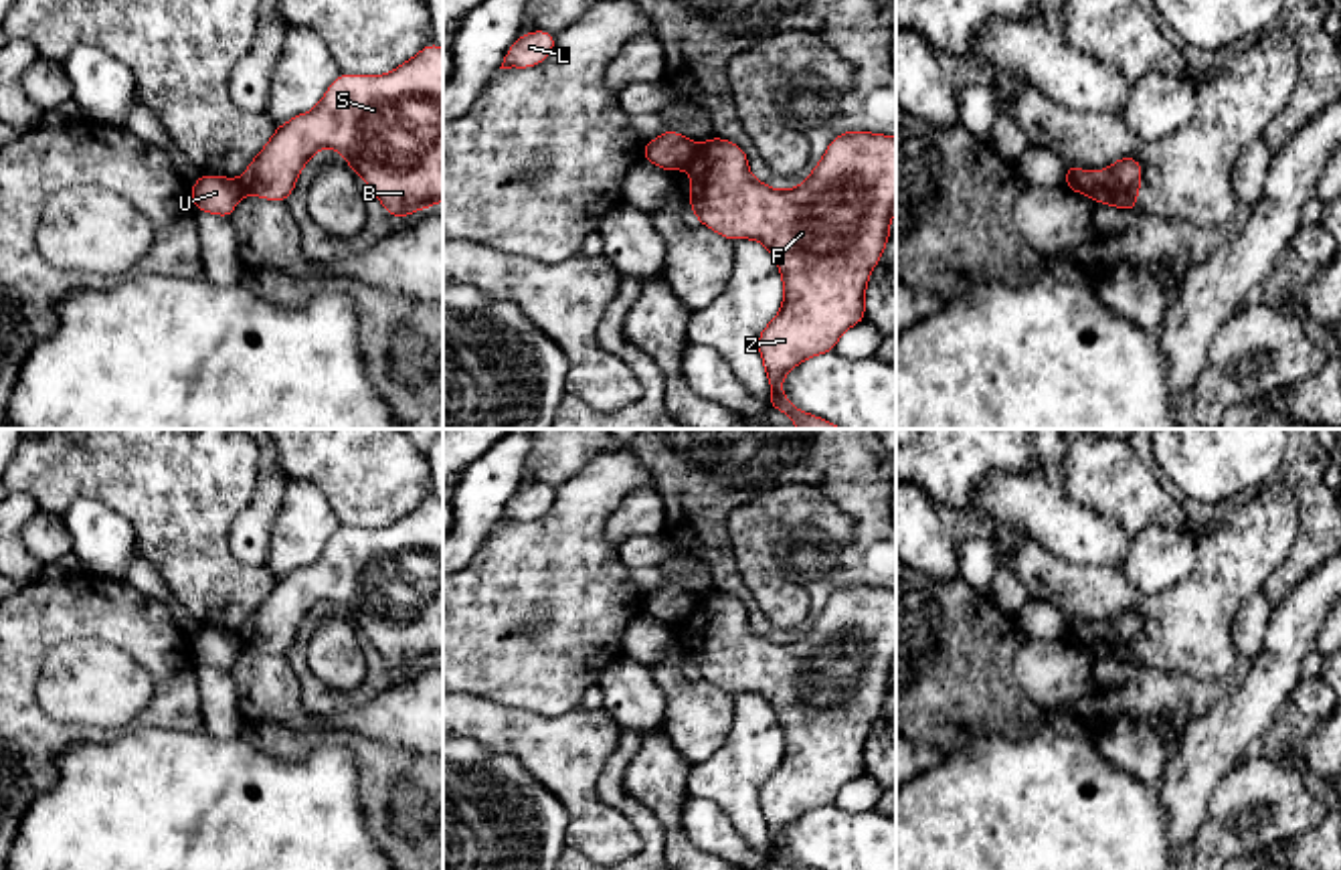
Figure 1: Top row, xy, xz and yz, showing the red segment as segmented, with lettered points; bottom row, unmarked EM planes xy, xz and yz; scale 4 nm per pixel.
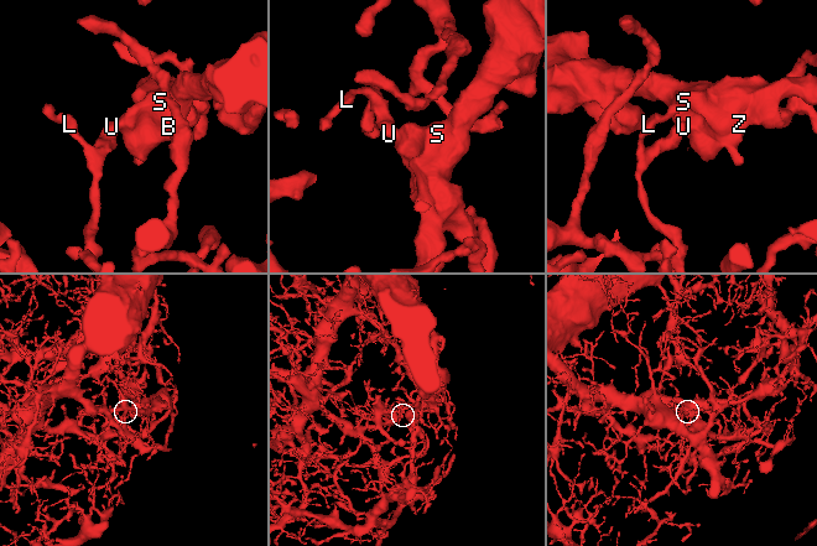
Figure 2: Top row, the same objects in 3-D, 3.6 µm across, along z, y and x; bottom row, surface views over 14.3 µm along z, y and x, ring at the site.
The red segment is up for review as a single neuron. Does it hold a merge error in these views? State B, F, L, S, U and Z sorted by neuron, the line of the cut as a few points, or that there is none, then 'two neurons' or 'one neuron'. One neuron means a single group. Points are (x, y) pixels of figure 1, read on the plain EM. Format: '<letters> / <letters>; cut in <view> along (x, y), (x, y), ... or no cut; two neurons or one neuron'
B F S Z / L U; cut in xz along (698, 599), (692, 624); two neurons

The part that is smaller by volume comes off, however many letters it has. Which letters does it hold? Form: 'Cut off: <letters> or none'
Cut off: B, F, S, Z

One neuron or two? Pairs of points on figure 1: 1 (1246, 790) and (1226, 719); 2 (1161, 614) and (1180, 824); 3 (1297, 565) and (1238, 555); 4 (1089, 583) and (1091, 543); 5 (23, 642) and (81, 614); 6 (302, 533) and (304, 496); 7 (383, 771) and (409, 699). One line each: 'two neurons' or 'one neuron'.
1: two neurons
2: two neurons
3: two neurons
4: two neurons
5: one neuron
6: one neuron
7: two neurons

